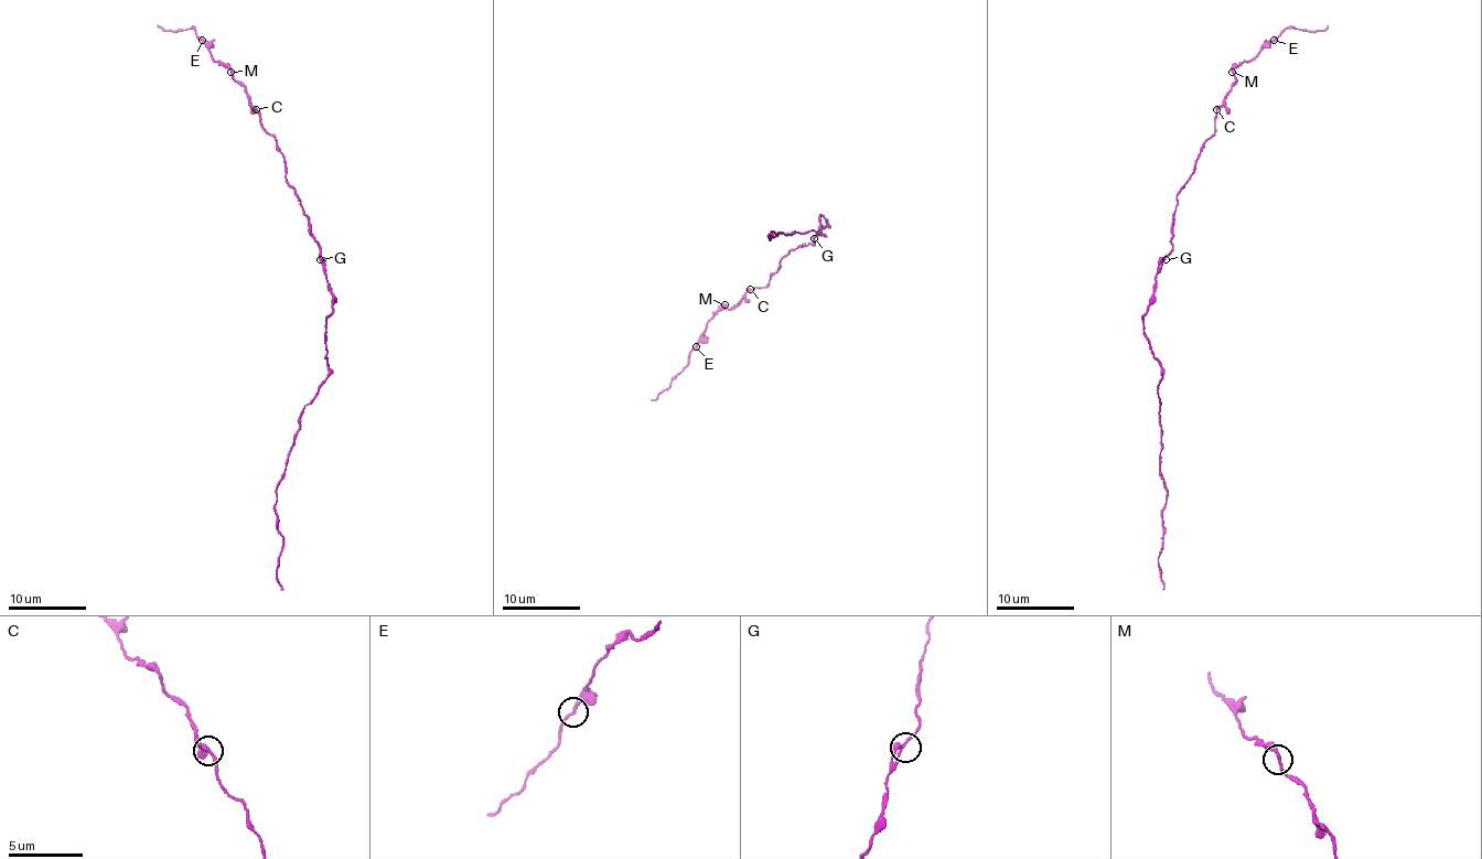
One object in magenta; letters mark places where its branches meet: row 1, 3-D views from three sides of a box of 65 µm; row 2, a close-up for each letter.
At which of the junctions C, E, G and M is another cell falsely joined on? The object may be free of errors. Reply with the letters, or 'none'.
none

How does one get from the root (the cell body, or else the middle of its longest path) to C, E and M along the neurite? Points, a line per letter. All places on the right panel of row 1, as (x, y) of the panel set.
C: (1163, 257), (1173, 248), (1177, 193), (1191, 175), (1204, 142), (1214, 132), (1216, 109)
E: (1163, 257), (1173, 248), (1177, 193), (1214, 132), (1216, 109), (1235, 79), (1234, 68), (1275, 39)
M: (1163, 257), (1173, 248), (1177, 193), (1191, 175), (1204, 142), (1214, 132), (1216, 109), (1235, 79), (1232, 72)

